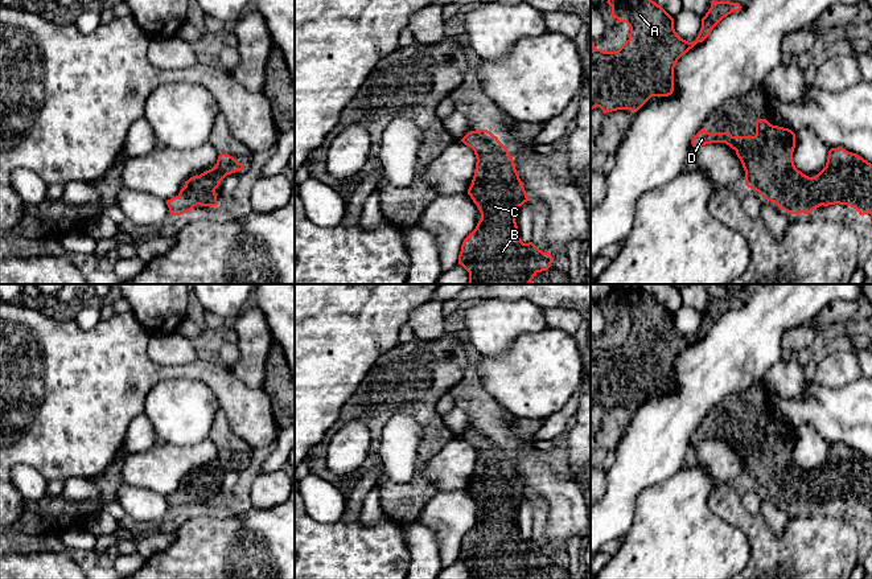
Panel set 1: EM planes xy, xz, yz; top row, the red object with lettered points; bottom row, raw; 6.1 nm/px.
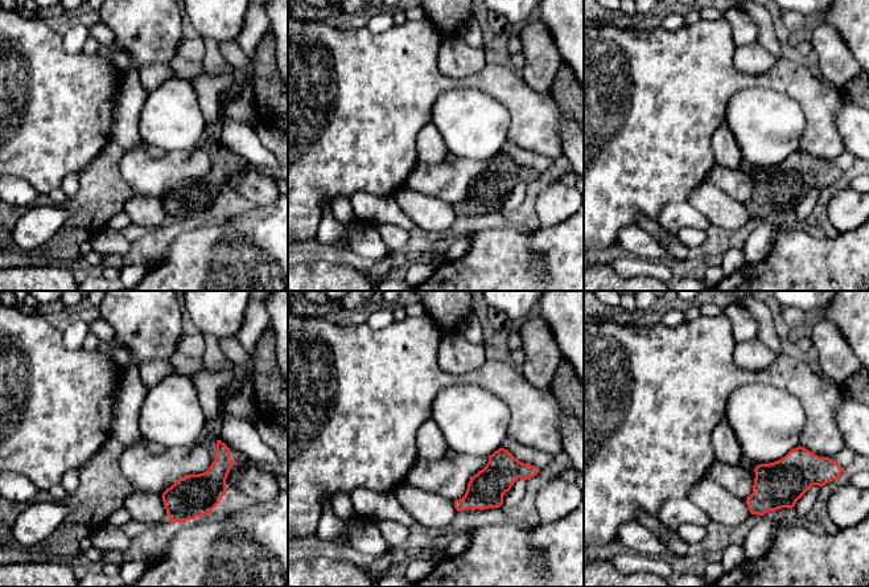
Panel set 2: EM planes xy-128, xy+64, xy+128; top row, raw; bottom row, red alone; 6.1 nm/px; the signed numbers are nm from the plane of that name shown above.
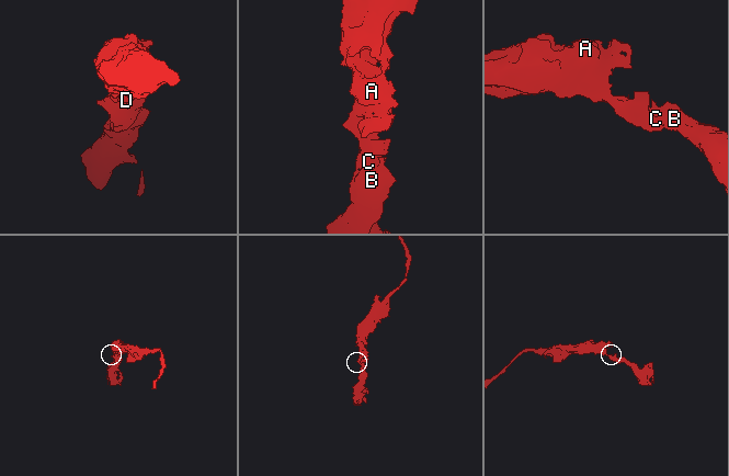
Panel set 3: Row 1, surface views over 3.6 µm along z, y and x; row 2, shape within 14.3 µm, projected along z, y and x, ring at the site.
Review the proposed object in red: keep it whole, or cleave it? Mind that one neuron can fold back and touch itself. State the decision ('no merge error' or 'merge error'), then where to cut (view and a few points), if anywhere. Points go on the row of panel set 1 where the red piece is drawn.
no merge error; cut none

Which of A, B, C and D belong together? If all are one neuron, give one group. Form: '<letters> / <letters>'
A B C D

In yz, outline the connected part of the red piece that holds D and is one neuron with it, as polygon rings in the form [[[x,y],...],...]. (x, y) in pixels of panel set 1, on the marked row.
[[[757,119],[754,136],[711,134],[702,128],[691,144],[696,147],[711,143],[725,143],[735,149],[745,171],[745,185],[790,214],[809,214],[822,205],[839,204],[856,209],[860,215],[872,215],[872,164],[842,147],[831,148],[826,167],[817,176],[809,177],[798,171],[793,161],[795,134],[789,128],[773,126],[766,119]]]

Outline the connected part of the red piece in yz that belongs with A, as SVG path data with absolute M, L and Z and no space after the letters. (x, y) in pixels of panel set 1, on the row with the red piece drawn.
M608 0L612 17L626 22L629 40L617 52L604 52L591 42L591 111L600 107L604 114L617 110L637 112L651 96L669 96L674 91L674 67L678 59L703 42L712 29L732 12L743 7L739 3L712 0L711 8L702 19L700 32L694 42L678 36L674 19L653 0Z

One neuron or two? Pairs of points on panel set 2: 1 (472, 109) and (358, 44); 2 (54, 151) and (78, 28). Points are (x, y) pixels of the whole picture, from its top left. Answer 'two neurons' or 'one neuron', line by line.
1: two neurons
2: two neurons

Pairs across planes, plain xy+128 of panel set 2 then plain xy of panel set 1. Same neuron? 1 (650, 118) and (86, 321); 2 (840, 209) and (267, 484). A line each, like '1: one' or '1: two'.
1: two
2: one

